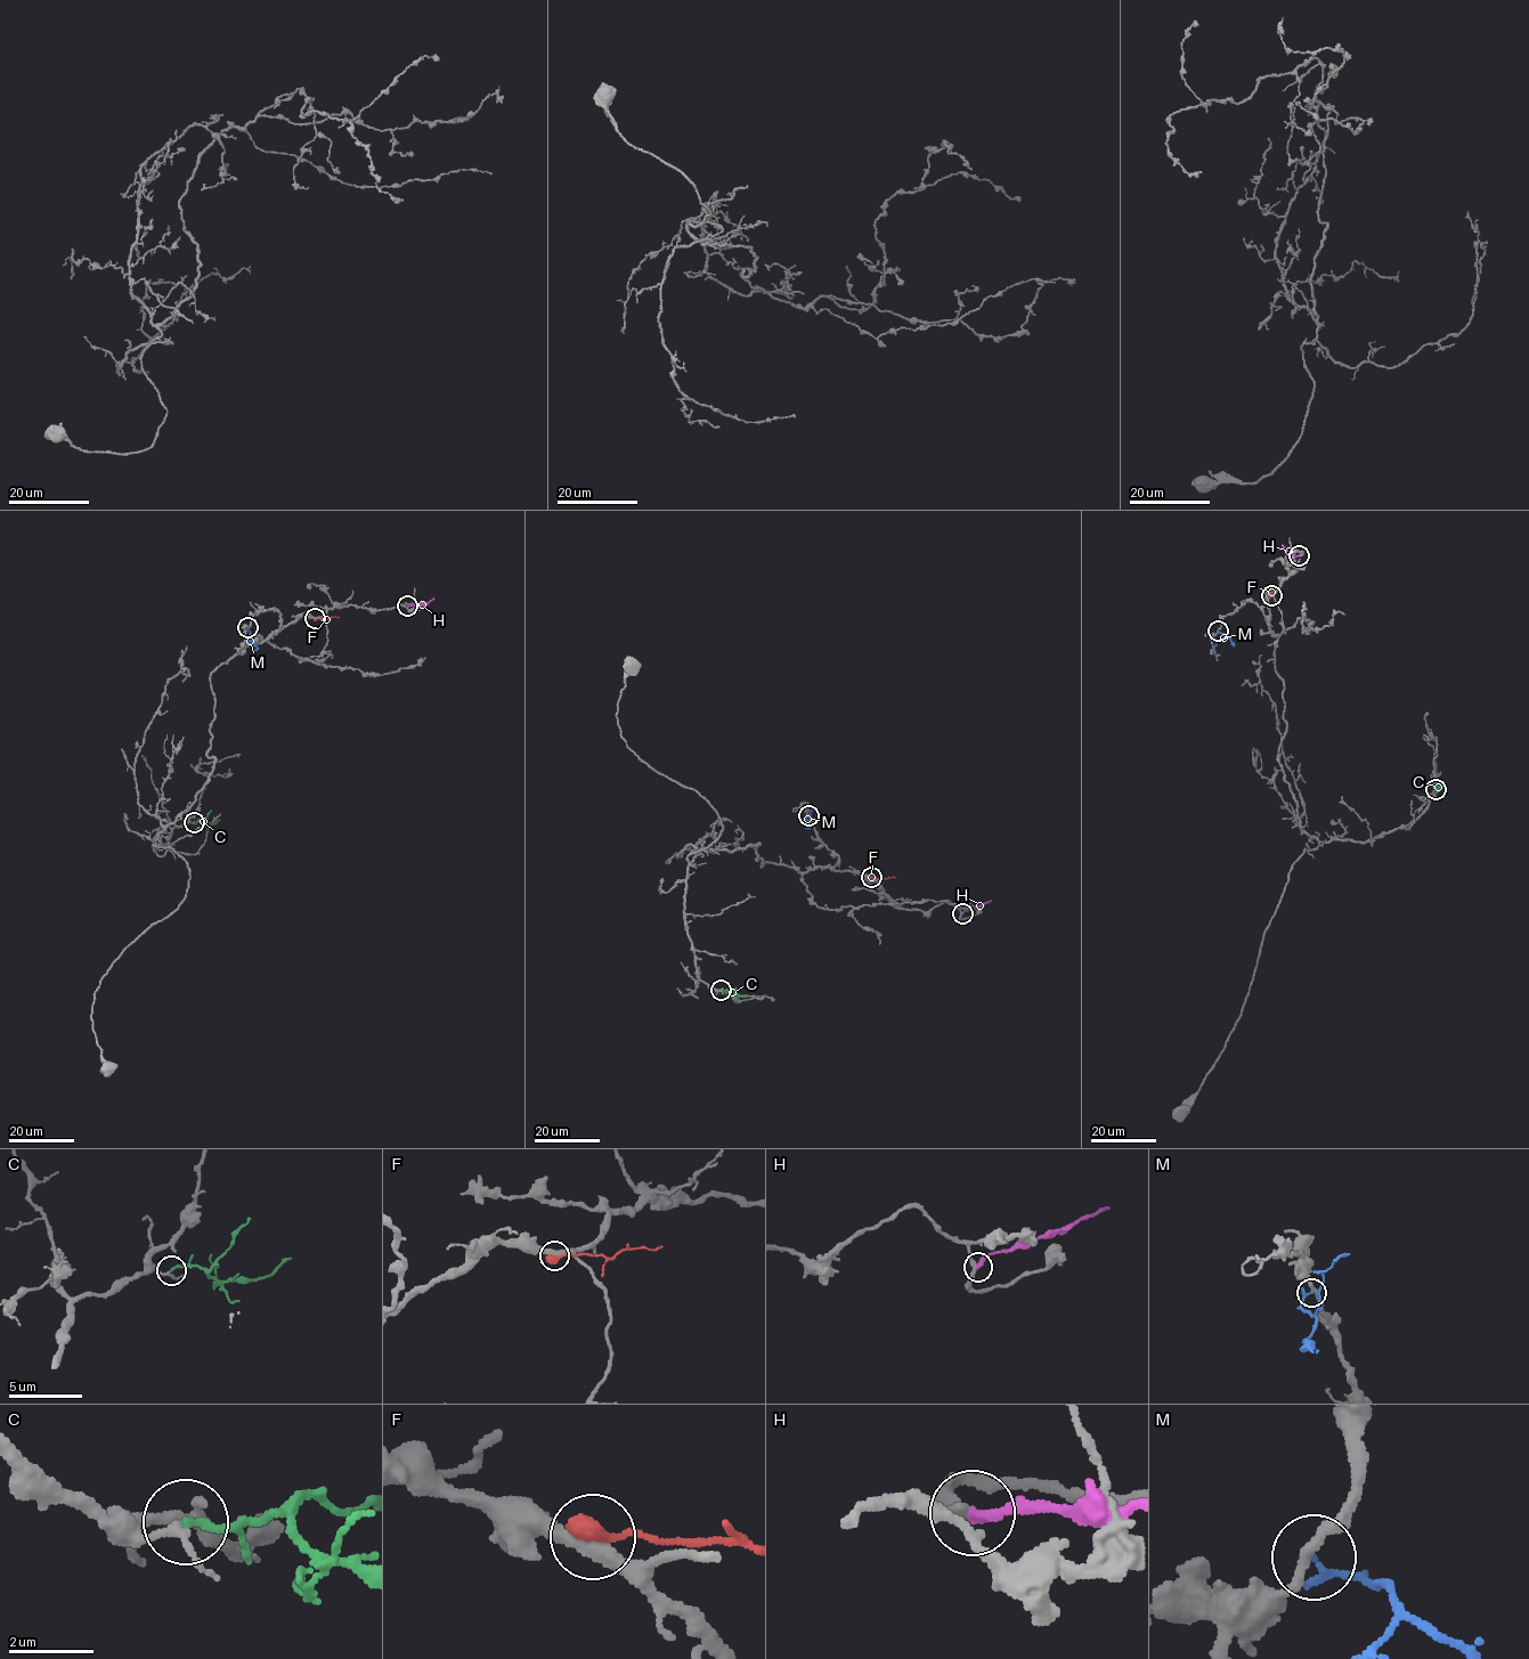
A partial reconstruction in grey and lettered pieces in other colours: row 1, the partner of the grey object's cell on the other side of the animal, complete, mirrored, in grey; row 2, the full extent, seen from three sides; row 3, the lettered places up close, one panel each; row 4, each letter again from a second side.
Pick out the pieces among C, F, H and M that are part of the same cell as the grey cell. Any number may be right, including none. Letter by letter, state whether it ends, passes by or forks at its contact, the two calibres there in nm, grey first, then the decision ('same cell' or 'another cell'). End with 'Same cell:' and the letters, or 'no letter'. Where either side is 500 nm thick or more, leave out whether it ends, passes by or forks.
C: it ends | 160/180 nm | same cell
F: it ends | 360/440 nm | another cell
H: it ends | 280/240 nm | another cell
M: it ends | 240/180 nm | another cell
Same cell: C

